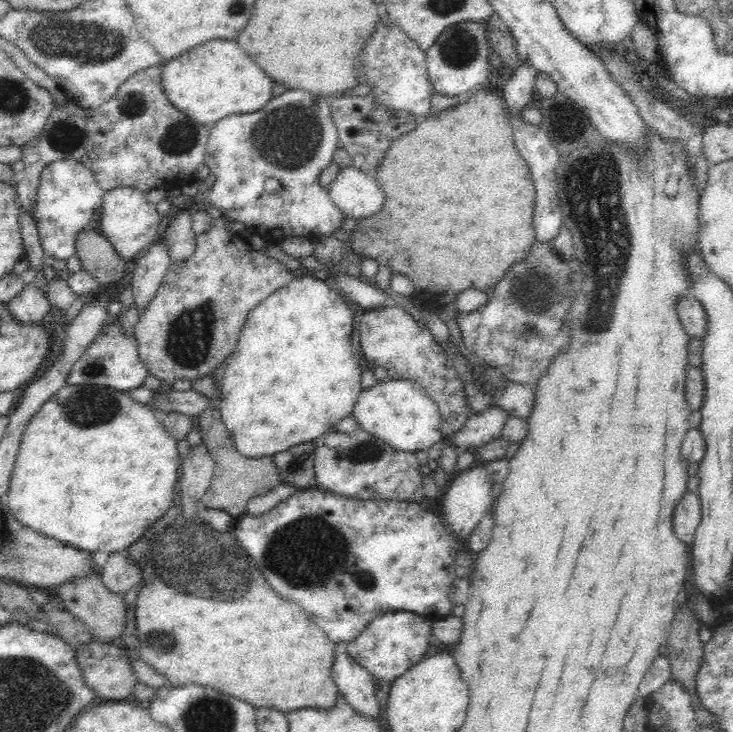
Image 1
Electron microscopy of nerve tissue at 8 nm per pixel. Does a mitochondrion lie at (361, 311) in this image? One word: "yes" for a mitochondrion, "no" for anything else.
no

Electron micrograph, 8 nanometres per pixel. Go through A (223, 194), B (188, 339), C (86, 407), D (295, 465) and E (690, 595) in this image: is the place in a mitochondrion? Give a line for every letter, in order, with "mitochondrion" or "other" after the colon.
A: other
B: mitochondrion
C: mitochondrion
D: other
E: other

